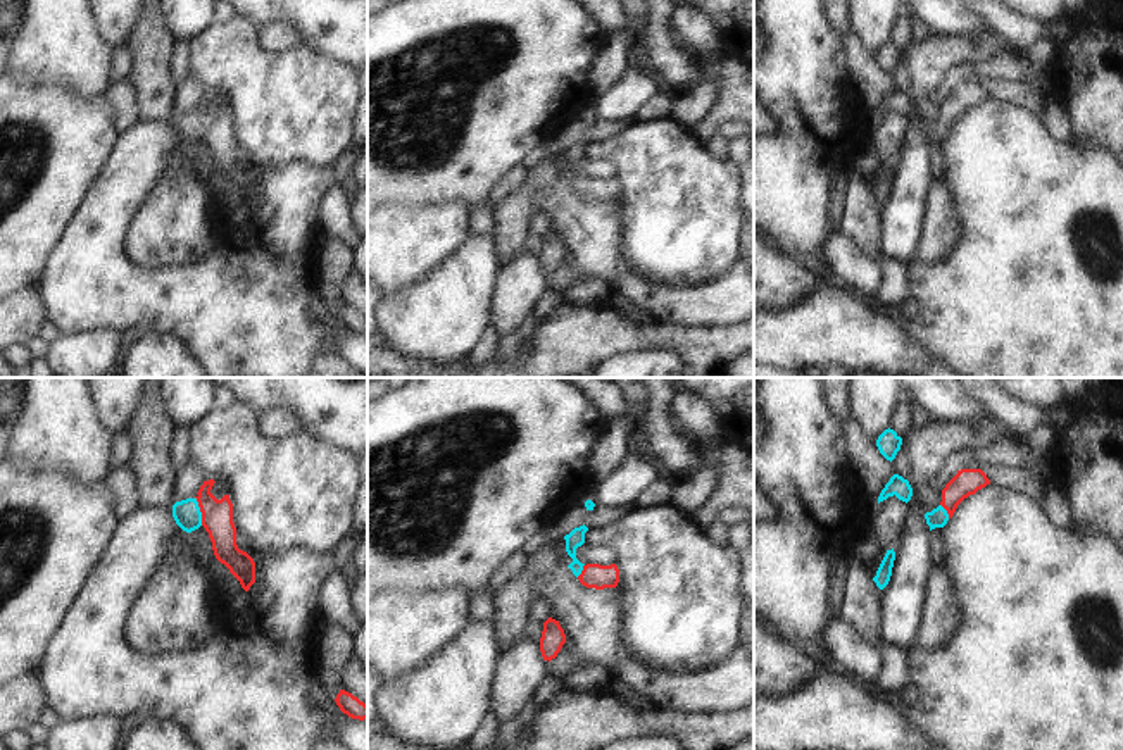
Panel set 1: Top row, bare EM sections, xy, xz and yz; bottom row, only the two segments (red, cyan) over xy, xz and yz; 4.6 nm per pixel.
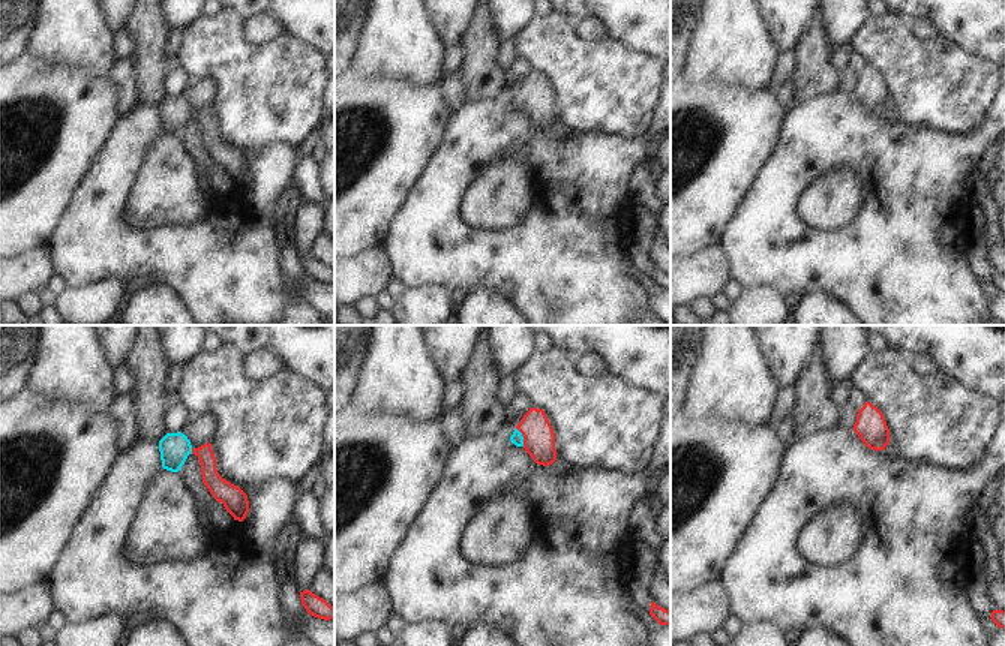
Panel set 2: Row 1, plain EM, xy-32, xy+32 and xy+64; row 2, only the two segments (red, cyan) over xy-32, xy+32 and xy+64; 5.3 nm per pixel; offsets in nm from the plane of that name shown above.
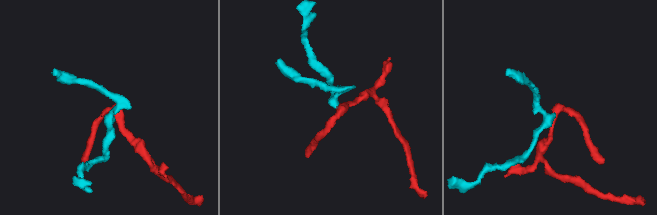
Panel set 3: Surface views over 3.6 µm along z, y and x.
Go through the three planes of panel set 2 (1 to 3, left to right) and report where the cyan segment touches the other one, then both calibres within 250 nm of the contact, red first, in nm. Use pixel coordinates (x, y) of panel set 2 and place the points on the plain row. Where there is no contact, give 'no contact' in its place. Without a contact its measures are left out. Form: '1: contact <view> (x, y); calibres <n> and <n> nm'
1: contact xy-32 (192, 116); calibres 110 and 160 nm
2: contact xy+32 (522, 99); calibres 180 and 70 nm
3: no contact

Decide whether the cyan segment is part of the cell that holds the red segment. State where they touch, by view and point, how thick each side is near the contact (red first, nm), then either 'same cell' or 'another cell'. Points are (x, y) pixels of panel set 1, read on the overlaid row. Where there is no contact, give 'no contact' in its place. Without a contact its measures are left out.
xy (200, 511) | 140/130 nm | same cell

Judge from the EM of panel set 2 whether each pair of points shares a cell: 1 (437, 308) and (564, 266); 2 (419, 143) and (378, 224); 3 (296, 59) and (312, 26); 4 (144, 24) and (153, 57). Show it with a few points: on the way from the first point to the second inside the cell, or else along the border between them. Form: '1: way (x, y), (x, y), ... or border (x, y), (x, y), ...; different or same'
1: border (416, 288), (447, 287), (452, 291); different
2: way (399, 162), (378, 183), (378, 204); same
3: border (284, 32), (309, 44), (318, 53); different
4: way (149, 32), (149, 50); same

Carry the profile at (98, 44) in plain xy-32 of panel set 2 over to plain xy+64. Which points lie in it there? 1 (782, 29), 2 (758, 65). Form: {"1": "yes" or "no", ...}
{"1": "no", "2": "yes"}

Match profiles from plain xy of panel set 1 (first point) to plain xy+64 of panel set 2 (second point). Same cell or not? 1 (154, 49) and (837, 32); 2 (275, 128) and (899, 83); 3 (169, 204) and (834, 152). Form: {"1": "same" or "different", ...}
{"1": "different", "2": "same", "3": "different"}

